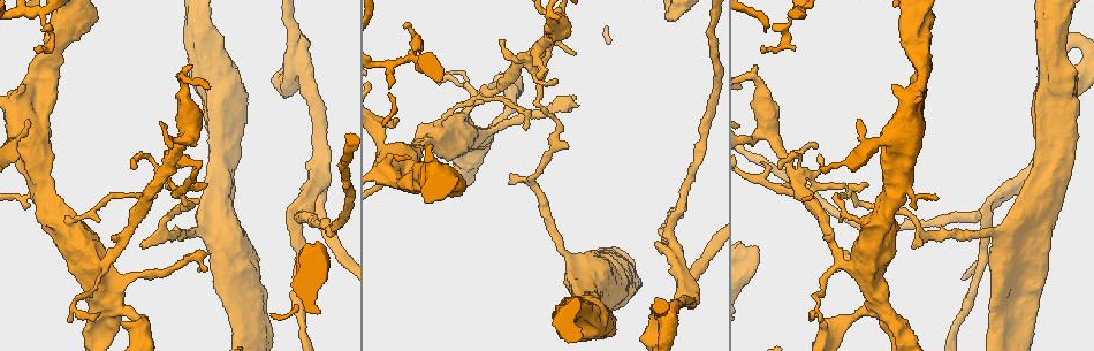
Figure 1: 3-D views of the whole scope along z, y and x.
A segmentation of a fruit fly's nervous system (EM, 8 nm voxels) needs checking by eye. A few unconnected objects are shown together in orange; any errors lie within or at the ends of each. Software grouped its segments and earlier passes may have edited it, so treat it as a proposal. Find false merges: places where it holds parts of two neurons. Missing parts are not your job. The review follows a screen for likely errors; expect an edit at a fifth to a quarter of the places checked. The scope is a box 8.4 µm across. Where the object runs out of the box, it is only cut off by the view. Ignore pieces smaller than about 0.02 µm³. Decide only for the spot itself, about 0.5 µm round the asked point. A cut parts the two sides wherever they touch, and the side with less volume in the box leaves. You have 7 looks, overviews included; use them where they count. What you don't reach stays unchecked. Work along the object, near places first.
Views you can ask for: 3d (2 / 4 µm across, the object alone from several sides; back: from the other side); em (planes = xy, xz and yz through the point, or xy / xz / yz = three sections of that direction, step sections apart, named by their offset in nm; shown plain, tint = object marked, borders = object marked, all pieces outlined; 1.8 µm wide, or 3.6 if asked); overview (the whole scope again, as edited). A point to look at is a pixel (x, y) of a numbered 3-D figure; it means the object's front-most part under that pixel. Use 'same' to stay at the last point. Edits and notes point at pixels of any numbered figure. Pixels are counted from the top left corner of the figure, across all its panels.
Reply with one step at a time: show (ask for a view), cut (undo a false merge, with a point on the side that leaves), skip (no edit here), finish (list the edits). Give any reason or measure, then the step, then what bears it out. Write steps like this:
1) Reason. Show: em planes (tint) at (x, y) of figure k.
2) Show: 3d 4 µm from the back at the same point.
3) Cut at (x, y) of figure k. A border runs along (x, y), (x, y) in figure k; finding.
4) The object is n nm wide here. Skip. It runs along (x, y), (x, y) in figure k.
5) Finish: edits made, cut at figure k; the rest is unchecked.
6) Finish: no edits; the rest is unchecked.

Side arm on a straight run. Show: em planes (tint) at (992, 197) of figure 1.

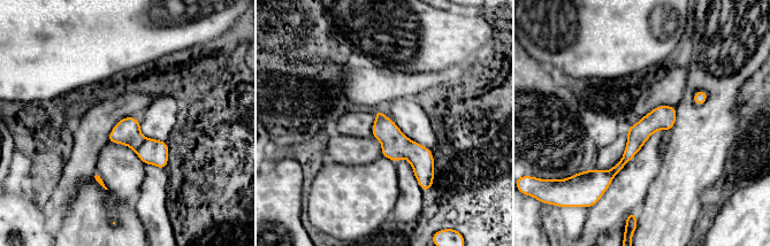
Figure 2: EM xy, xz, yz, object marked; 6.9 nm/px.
Skip. It runs along (673, 110), (599, 178) in figure 2; continuous, no second neuron.

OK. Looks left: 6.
Looks like a crossing. Show: 3d 2 µm at (294, 62) of figure 1.

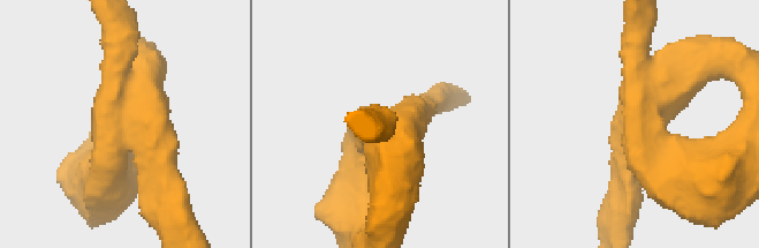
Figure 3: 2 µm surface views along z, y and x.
Need the tissue. Show: em 3.6 µm planes (tint) at (124, 124) of figure 3.

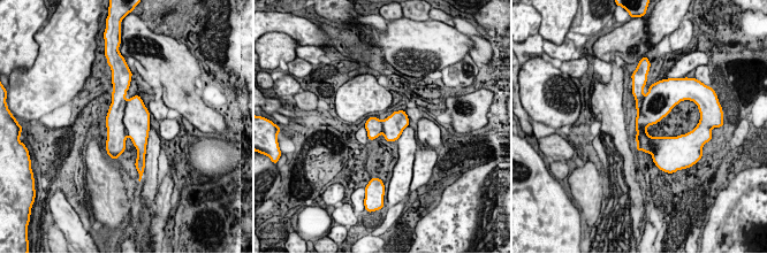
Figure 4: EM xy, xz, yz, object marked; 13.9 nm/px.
The object is 280 nm wide here. Skip. All the same neuron.

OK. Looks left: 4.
Abrupt turn. Show: em planes (tint) at (157, 176) of figure 1.

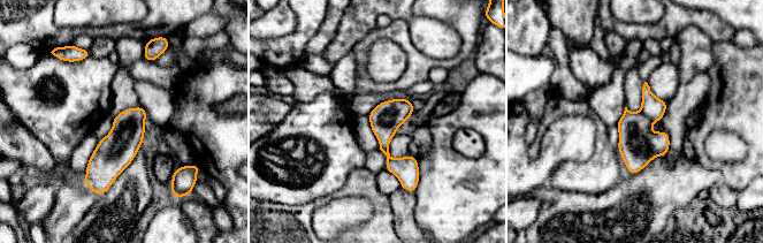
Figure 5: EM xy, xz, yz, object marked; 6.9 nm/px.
Skip. It runs along (383, 104), (386, 152), (413, 182) in figure 5; one neuron here.

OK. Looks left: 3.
Finish: no edits; the rest is unchecked.

